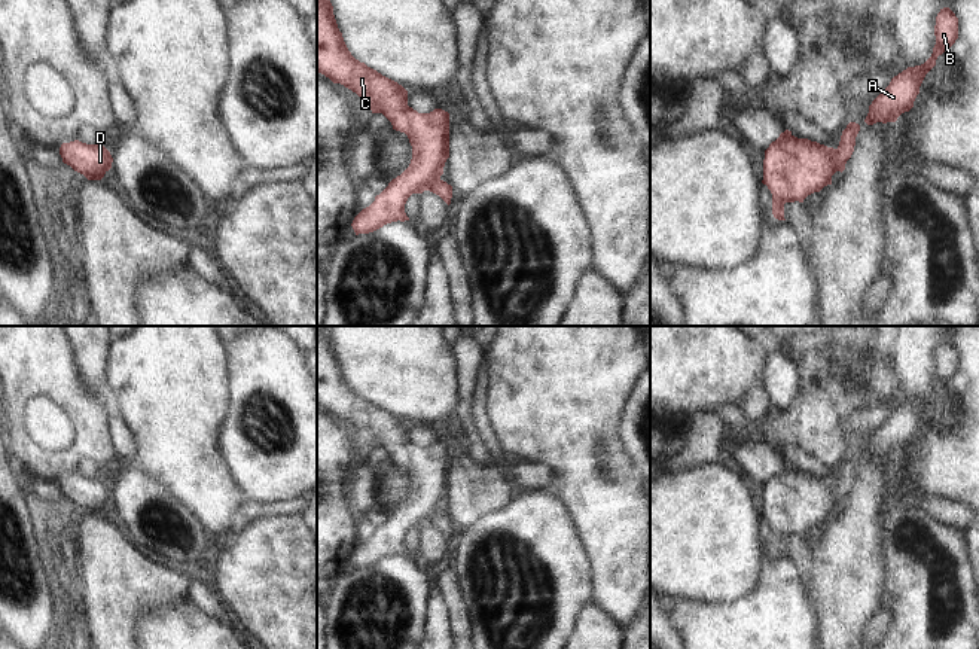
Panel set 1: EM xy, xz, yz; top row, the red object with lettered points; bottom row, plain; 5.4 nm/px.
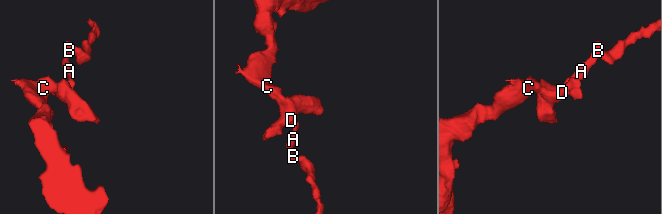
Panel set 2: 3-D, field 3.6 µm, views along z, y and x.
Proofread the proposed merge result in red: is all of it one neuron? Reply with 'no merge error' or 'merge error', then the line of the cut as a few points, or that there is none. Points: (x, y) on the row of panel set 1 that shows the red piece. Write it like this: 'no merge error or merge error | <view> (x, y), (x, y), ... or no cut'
no merge error | no cut

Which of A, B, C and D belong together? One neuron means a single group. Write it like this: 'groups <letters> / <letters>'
groups A B C D

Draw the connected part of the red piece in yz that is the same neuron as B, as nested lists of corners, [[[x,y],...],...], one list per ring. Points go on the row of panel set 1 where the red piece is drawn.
[[[949,7],[940,9],[934,25],[936,45],[931,57],[921,65],[908,67],[894,76],[890,85],[872,101],[864,119],[867,125],[896,122],[914,107],[925,74],[936,65],[936,60],[958,39],[958,18]]]

